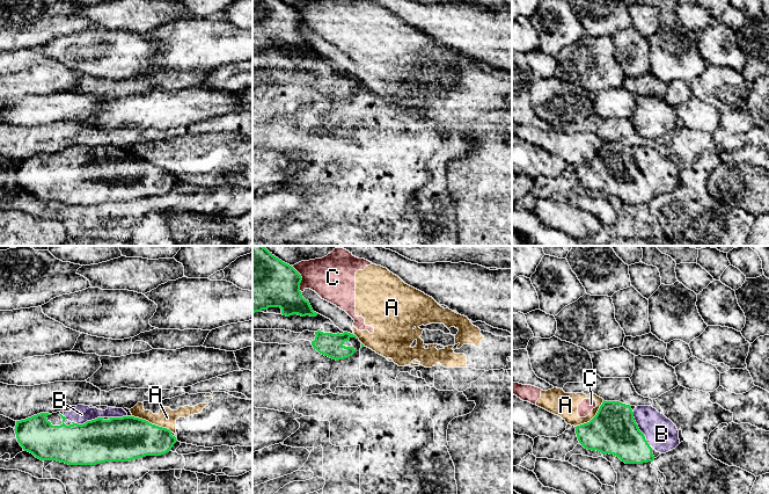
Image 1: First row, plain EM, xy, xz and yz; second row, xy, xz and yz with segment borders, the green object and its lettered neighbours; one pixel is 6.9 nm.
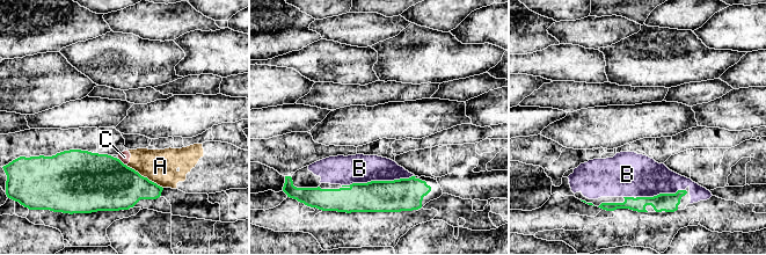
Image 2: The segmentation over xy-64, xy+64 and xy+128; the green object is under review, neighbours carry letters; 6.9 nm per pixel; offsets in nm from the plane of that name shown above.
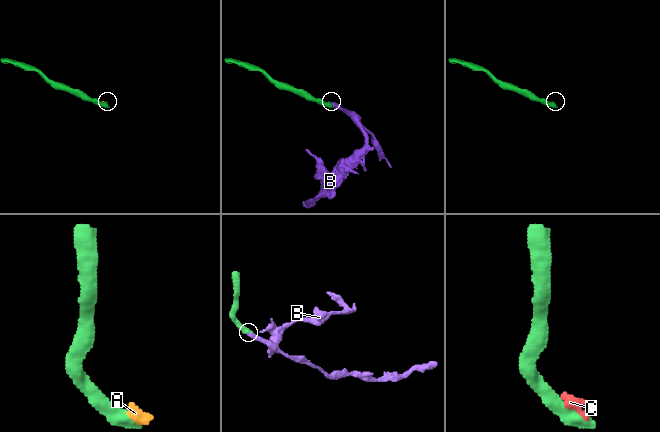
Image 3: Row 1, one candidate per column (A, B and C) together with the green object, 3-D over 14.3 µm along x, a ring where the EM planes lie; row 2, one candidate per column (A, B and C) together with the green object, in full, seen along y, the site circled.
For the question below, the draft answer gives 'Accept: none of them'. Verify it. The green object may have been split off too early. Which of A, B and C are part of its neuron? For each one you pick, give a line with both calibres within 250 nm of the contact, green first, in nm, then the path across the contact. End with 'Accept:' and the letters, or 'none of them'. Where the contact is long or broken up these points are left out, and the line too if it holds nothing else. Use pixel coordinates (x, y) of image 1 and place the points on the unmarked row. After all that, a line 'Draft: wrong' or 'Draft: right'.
B: 300/120 nm
Accept: B
Draft: wrong

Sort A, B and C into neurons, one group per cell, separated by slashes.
A C / B

